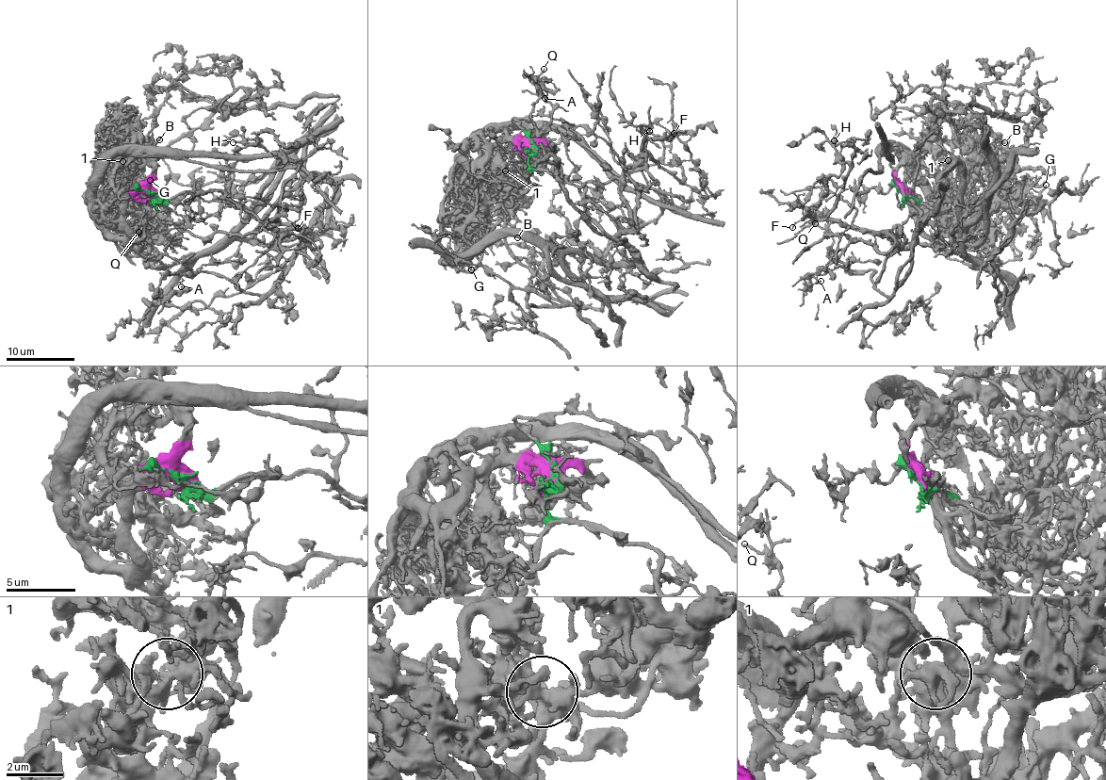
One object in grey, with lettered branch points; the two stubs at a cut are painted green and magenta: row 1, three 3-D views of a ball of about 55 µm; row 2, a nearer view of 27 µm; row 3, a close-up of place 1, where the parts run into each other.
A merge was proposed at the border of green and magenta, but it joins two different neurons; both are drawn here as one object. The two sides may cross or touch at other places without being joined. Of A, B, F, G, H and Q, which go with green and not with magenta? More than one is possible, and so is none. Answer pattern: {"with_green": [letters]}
{"with_green": ["A", "F", "H", "Q"]}

